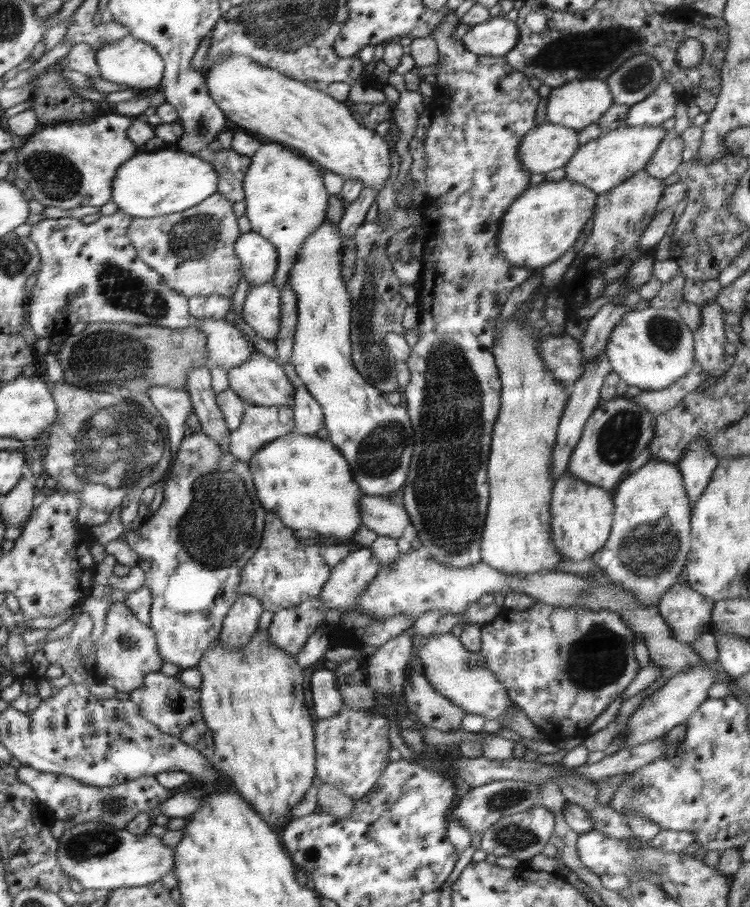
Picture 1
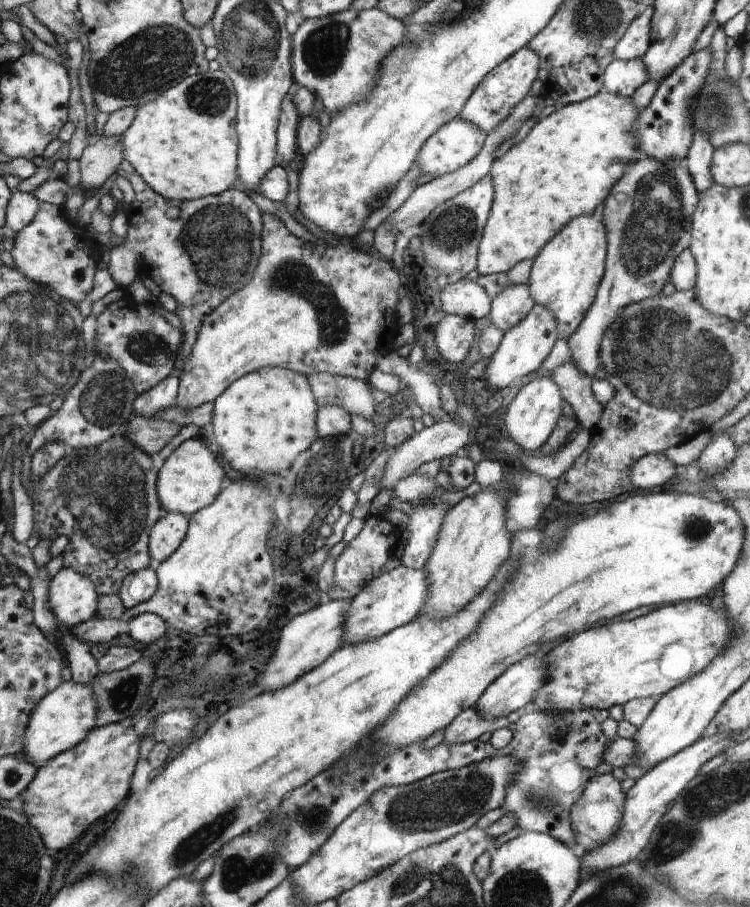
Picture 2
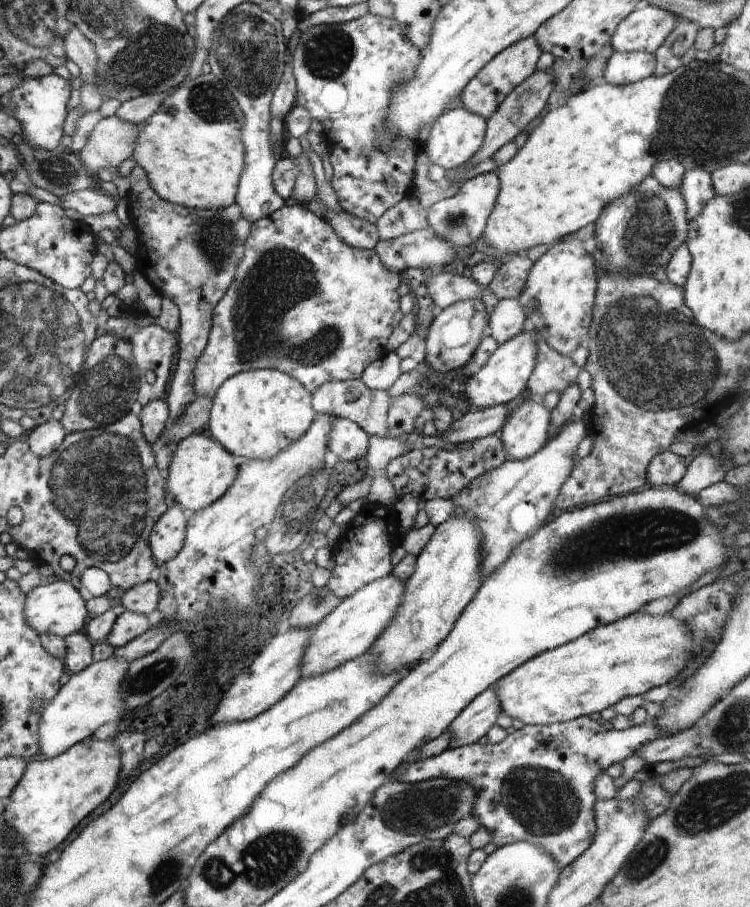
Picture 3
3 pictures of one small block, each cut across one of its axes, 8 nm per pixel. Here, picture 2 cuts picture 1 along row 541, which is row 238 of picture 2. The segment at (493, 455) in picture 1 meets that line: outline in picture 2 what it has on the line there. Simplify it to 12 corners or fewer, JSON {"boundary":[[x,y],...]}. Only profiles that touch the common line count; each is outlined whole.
{"boundary":[[603,90],[495,158],[480,275],[605,203],[641,155]]}

